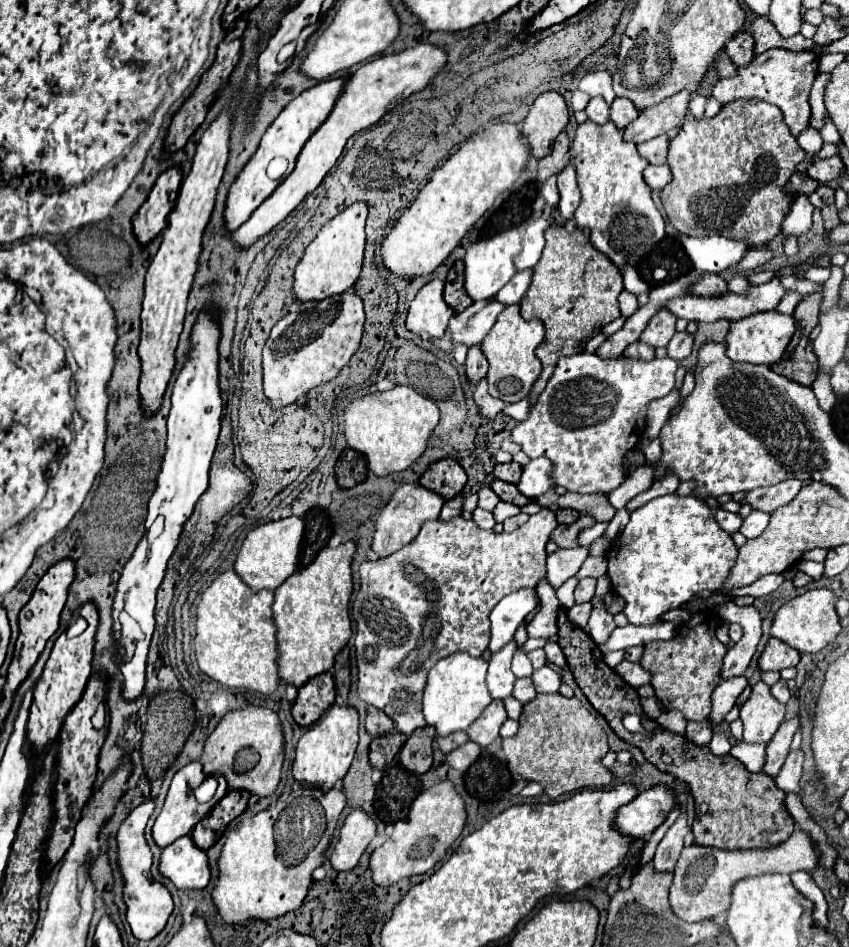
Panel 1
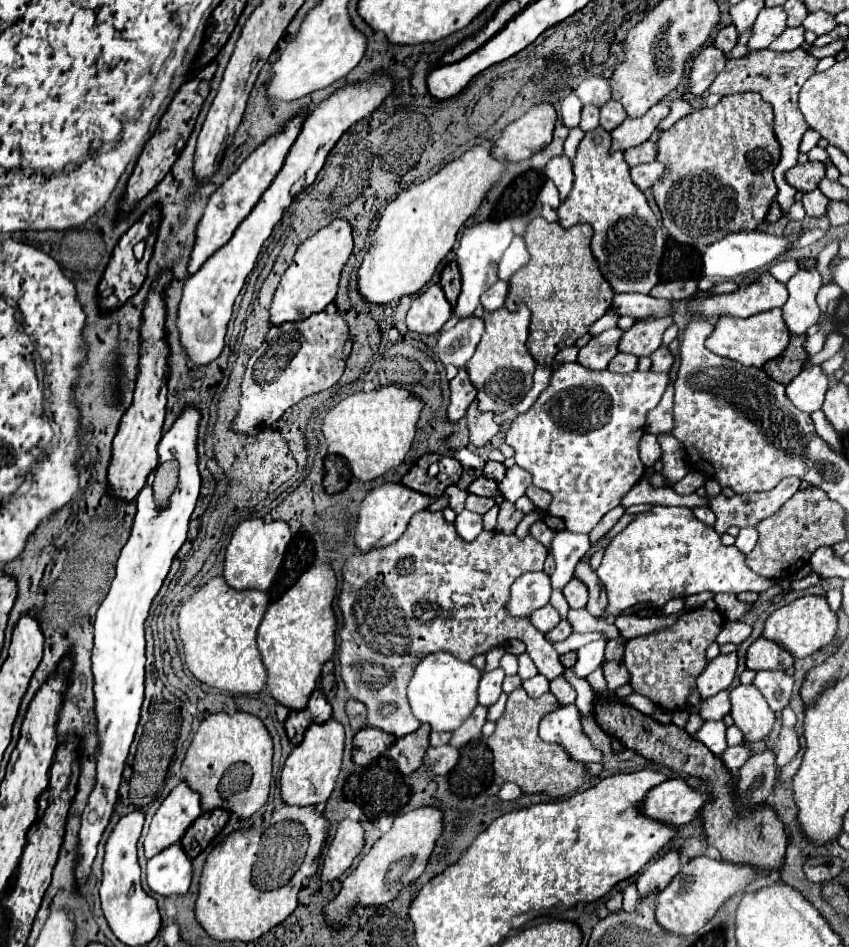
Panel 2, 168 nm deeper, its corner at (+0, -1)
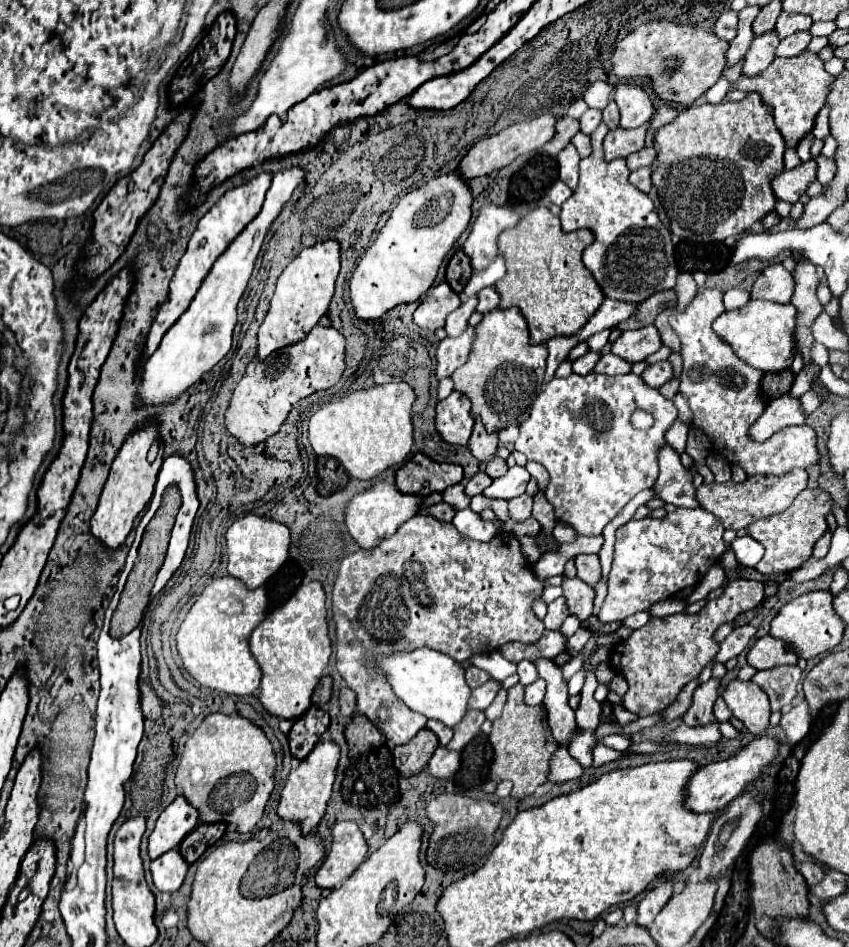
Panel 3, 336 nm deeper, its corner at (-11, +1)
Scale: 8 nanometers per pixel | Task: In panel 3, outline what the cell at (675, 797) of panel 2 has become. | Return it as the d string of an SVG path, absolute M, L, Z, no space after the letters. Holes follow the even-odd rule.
M762 736L762 738L756 738L754 742L750 742L746 748L742 748L736 756L698 768L692 774L692 778L688 780L688 786L686 786L688 794L684 798L684 806L698 814L722 812L730 800L734 800L740 792L746 790L748 782L752 782L756 776L760 776L764 772L764 768L772 762L776 752L778 752L778 742L774 738Z

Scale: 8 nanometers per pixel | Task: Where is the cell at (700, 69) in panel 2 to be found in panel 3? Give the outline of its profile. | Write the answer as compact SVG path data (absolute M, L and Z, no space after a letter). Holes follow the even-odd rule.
M660 20L638 26L616 44L616 50L612 54L612 72L630 80L650 76L654 82L654 90L660 98L690 106L722 78L722 70L726 68L726 50L728 42L720 40L714 32L678 26L670 20ZM674 62L678 62L678 66L674 72L668 74L666 70Z

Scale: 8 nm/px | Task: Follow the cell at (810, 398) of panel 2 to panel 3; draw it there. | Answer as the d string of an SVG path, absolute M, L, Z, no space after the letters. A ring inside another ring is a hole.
M784 394L770 402L770 406L760 416L760 420L756 420L756 424L752 426L750 436L754 440L766 440L768 436L772 436L774 432L778 432L784 426L804 424L806 418L808 418L808 414L804 414L800 398Z

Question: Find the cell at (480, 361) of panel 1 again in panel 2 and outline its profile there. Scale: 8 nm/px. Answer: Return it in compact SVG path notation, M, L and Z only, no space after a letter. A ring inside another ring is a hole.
M461 368L459 374L449 382L449 390L451 392L449 392L449 406L447 406L447 422L457 424L465 416L467 406L475 400L477 390L469 382L465 368Z

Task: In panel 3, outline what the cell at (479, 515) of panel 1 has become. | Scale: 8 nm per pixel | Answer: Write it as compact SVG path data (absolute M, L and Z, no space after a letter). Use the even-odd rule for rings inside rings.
M470 508L460 510L460 512L454 516L452 524L454 524L464 536L468 536L468 538L472 538L472 540L478 540L478 542L488 542L488 540L492 540L492 536L498 532L492 522L482 520L480 514L470 512Z

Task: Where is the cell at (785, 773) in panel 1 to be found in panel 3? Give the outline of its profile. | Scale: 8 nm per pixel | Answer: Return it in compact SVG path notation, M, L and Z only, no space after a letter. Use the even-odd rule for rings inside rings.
M806 702L794 706L788 714L782 716L780 726L784 728L788 742L800 742L808 732L810 732L812 721L808 714L808 706Z

